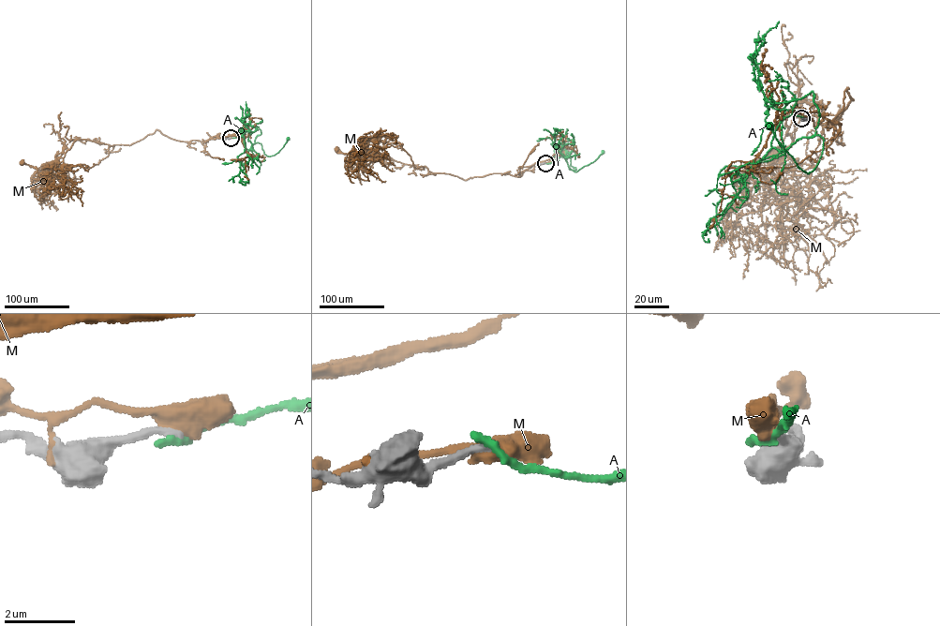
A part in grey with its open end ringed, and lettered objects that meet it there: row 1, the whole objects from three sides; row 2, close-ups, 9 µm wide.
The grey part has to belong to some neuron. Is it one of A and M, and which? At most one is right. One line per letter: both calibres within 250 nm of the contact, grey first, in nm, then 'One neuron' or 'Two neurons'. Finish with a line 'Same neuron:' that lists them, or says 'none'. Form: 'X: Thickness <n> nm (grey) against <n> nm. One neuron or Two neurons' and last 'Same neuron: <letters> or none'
A: Thickness 240 nm (grey) against 280 nm. Two neurons
M: Thickness 240 nm (grey) against 500 nm. Two neurons
Same neuron: none

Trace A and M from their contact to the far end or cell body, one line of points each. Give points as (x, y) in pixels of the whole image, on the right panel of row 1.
A: (801, 119), (783, 118), (771, 145), (782, 152), (804, 137), (823, 138), (818, 163), (807, 173), (769, 126)
M: (801, 118), (840, 125), (847, 88), (833, 125), (792, 108), (765, 193), (775, 155)

